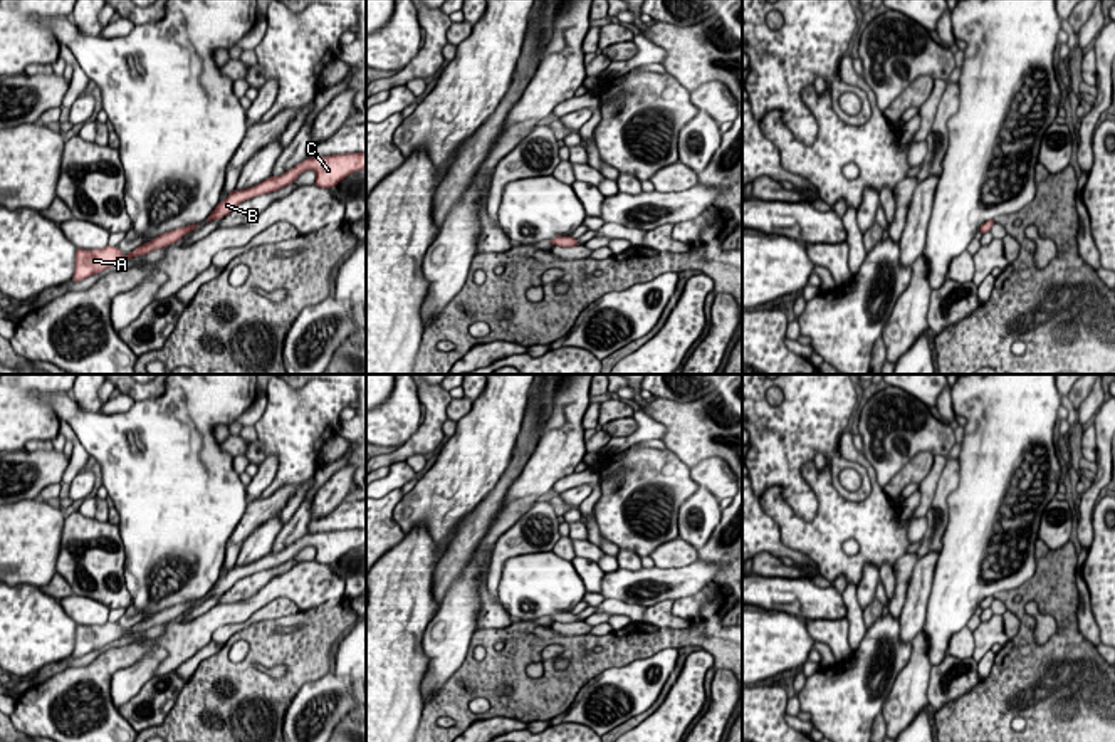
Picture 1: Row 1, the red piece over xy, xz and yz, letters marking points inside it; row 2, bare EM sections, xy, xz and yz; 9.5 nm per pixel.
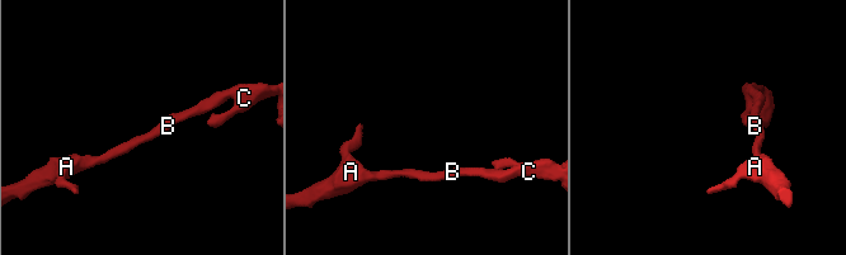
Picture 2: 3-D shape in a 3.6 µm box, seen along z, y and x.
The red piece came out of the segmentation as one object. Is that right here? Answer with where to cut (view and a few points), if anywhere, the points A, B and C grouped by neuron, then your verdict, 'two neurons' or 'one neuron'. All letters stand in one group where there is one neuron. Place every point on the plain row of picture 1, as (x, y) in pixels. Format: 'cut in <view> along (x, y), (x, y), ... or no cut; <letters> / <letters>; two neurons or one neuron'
cut in xz along (565, 613), (556, 620); A / B C; two neurons

